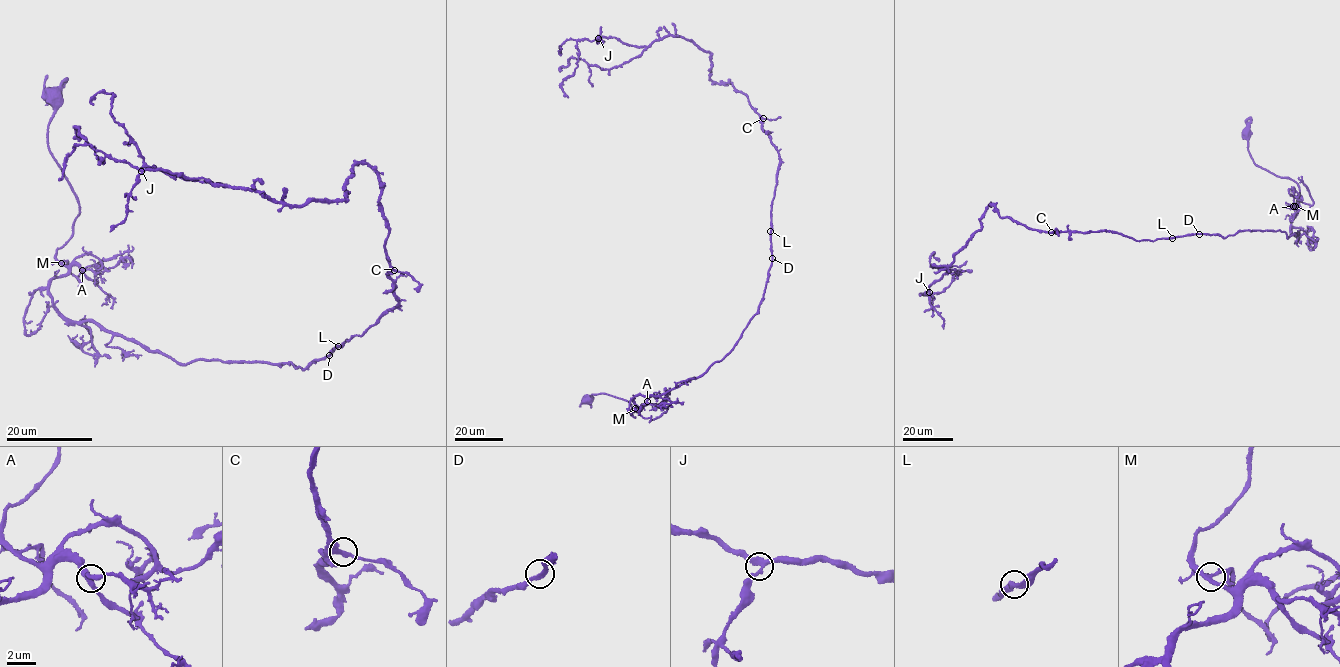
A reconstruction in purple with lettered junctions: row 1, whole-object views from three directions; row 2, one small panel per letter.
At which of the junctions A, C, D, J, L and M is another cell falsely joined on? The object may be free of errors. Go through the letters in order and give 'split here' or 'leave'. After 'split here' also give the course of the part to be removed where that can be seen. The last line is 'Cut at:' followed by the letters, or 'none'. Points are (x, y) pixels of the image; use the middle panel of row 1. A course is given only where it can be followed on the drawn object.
A: leave
C: leave
D: leave
J: leave
L: leave
M: leave
Cut at: none

